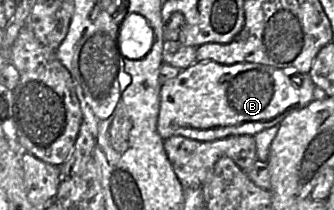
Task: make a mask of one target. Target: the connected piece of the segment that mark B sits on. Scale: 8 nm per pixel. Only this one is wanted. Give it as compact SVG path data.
M196 61L160 87L157 132L163 140L183 136L214 141L232 135L254 136L279 125L285 115L313 101L315 88L309 74L286 74L258 63L222 65Z

